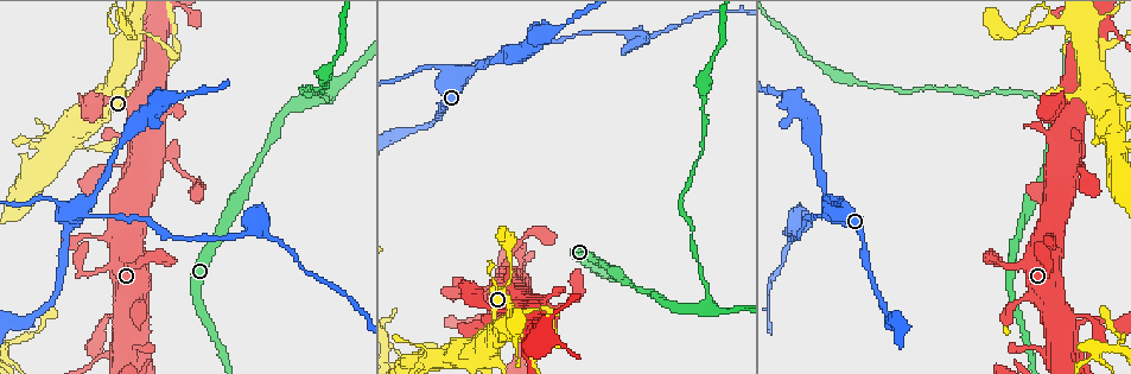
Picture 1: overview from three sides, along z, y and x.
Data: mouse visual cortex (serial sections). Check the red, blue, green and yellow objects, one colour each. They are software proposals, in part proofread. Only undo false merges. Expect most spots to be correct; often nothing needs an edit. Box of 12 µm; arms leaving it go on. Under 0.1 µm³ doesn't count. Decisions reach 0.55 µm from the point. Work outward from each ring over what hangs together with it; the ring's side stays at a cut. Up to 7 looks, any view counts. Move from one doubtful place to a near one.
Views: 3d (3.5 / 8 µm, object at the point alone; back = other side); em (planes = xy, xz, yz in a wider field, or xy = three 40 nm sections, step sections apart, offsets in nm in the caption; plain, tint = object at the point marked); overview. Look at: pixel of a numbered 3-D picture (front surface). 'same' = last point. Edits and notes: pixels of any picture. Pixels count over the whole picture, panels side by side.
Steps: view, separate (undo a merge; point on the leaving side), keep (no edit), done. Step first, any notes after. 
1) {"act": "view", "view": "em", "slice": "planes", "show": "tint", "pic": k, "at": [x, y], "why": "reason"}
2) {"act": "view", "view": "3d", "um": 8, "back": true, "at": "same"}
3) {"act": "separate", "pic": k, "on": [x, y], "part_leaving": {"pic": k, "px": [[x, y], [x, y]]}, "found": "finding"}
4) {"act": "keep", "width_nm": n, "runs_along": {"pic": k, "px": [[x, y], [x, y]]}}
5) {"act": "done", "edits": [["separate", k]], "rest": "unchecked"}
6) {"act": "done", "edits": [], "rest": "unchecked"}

{"act": "view", "view": "3d", "um": 3.5, "pic": 1, "at": [466, 74], "why": "sudden change in width"}

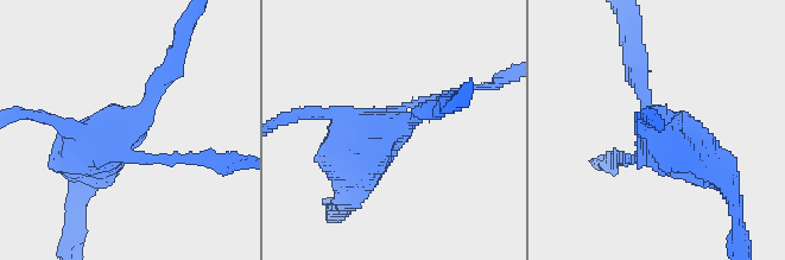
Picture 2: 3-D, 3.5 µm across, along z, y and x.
{"act": "view", "view": "em", "slice": "xy", "step": 5, "show": "tint", "pic": 2, "at": [123, 128], "why": "shape alone is not enough"}

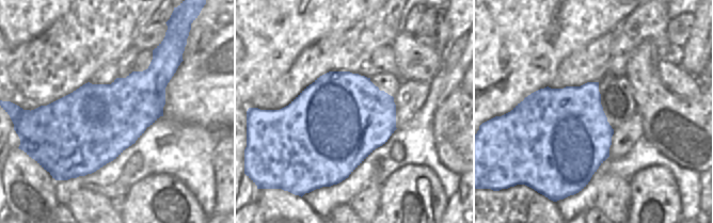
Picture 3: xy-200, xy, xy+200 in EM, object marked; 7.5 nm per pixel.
{"act": "separate", "pic": 2, "on": [171, 158], "part_leaving": {"pic": 2, "px": [[133, 154], [163, 162], [239, 162]]}, "found": "two cells meet here"}

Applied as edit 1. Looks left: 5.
{"act": "view", "view": "overview", "why": "see it whole again"}

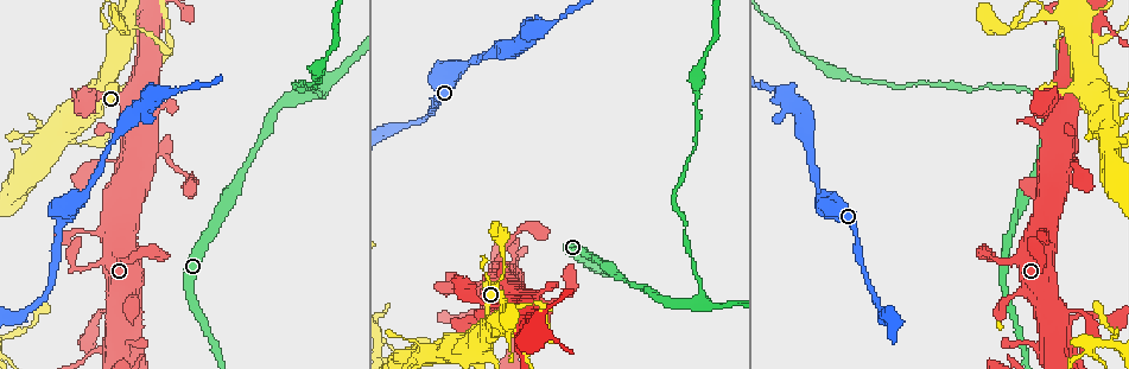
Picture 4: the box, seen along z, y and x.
{"act": "view", "view": "em", "slice": "xy", "step": 5, "show": "tint", "pic": 4, "at": [1064, 320]}

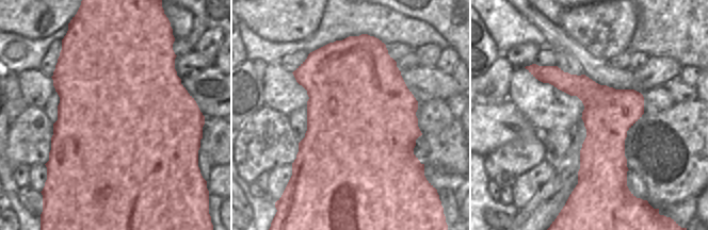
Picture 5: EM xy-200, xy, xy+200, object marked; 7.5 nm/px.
{"act": "view", "view": "3d", "um": 3.5, "at": "same", "why": "see where the arms go"}

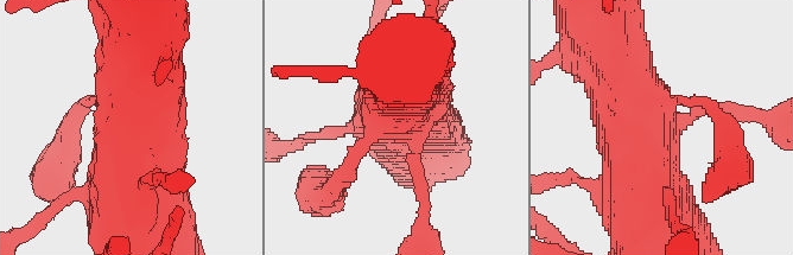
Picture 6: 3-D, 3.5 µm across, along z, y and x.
{"act": "keep", "runs_along": {"pic": 6, "px": [[621, 71], [648, 216]]}, "found": "one cell here"}

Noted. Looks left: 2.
{"act": "view", "view": "3d", "um": 8, "pic": 4, "at": [323, 87], "why": "branch point"}

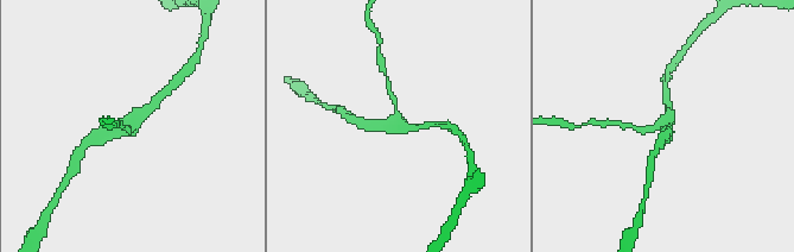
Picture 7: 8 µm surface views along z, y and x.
{"act": "view", "view": "em", "slice": "xy", "step": 1, "show": "tint", "pic": 7, "at": [396, 121], "arms": 3, "arm_widths_nm": [200, 250, 350]}

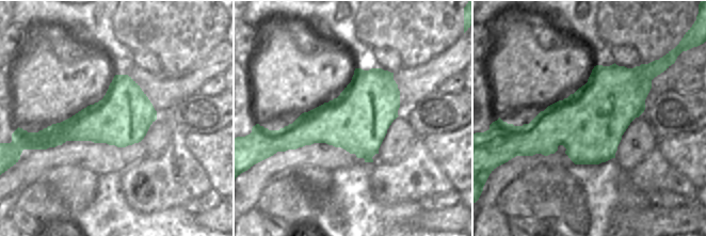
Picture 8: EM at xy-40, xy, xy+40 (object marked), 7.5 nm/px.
{"act": "keep", "width_nm": 460, "runs_along": {"pic": 7, "px": [[362, 123], [398, 121], [391, 94]]}, "found": "all the same cell"}

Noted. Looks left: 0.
{"act": "done", "edits": [["separate", 2]], "rest": "unchecked"}

